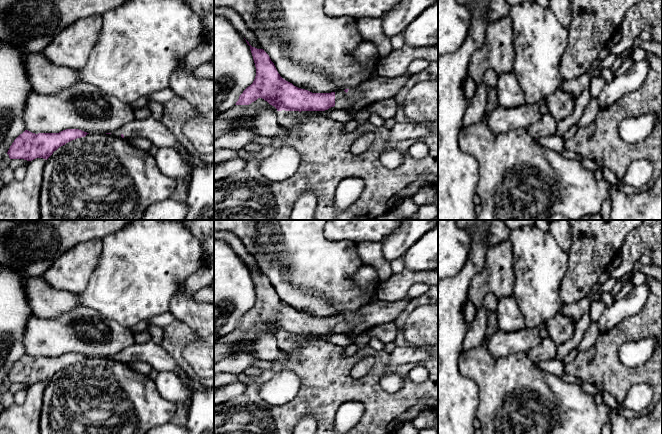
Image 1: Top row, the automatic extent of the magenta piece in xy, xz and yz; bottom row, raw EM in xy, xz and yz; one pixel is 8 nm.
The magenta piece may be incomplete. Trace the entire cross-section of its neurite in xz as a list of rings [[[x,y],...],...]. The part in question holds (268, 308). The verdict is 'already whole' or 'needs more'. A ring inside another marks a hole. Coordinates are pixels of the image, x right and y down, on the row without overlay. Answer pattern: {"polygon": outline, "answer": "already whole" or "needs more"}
{"polygon": [[[247,264],[246,266],[250,270],[253,280],[256,291],[256,300],[253,307],[239,320],[235,329],[249,329],[258,322],[262,322],[277,333],[276,338],[278,346],[285,352],[298,349],[311,340],[324,340],[321,336],[328,333],[345,335],[355,333],[359,335],[376,325],[392,322],[406,309],[410,301],[425,294],[430,288],[427,284],[418,283],[412,285],[406,296],[401,300],[385,302],[373,299],[358,311],[331,317],[312,317],[308,314],[298,312],[283,303],[278,297],[269,279],[263,273],[252,271]]], "answer": "needs more"}

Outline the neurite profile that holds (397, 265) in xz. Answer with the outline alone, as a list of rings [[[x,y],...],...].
[[[403,257],[393,260],[390,262],[393,275],[399,274],[404,269],[404,260]]]

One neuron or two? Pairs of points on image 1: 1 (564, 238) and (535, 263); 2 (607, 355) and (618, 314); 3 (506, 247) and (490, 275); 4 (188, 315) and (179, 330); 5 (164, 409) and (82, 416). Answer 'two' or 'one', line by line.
1: two
2: two
3: one
4: two
5: one

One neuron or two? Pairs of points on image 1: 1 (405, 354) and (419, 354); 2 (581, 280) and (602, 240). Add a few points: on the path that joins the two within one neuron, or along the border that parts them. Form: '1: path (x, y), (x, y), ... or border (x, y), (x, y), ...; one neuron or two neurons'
1: path (408, 354), (416, 354); one neuron
2: path (584, 270), (594, 258), (596, 250); one neuron

